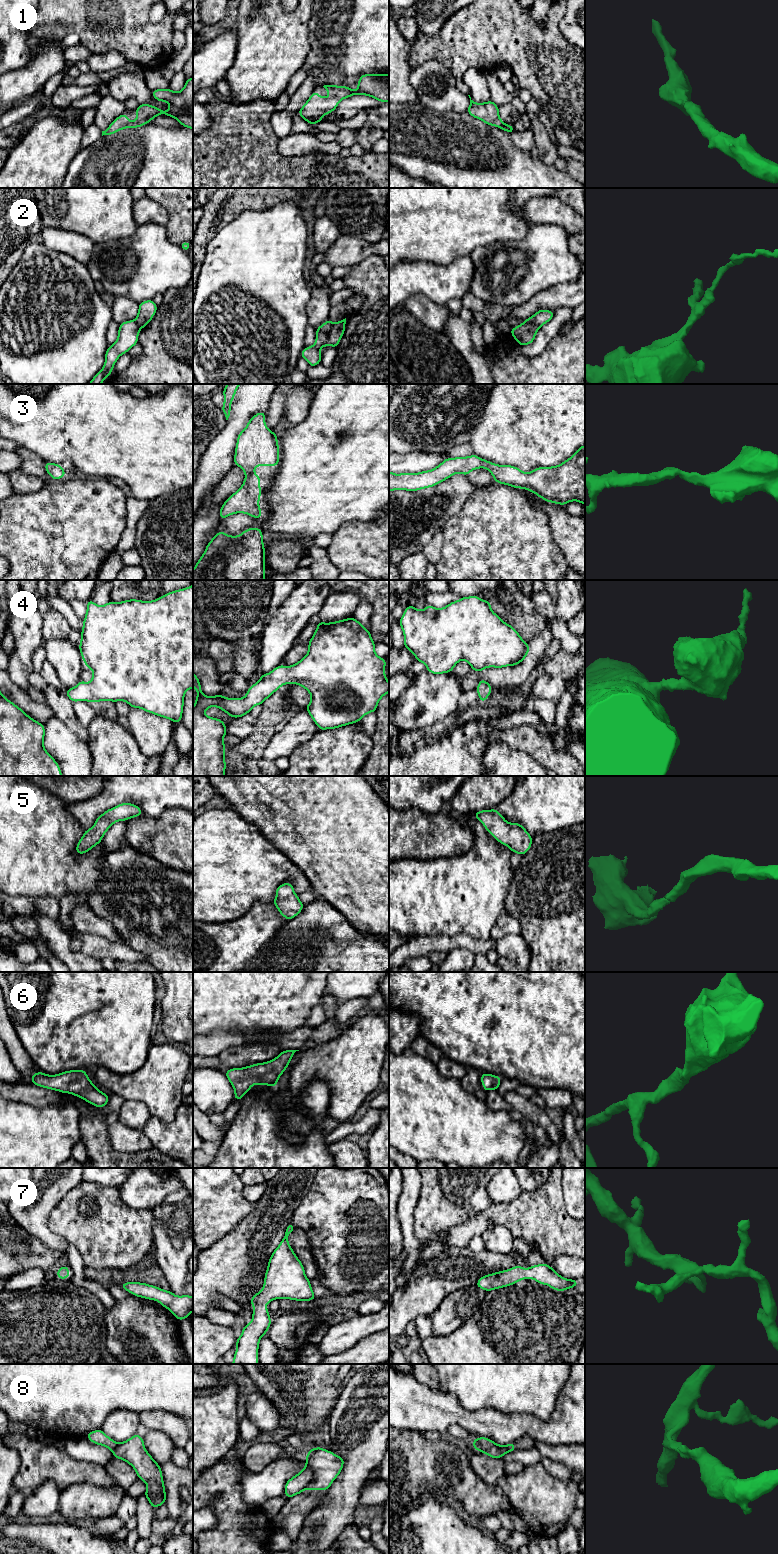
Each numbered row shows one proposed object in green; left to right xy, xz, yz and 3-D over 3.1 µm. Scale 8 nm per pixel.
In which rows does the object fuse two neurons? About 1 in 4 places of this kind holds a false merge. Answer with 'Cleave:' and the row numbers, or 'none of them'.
Cleave: 2, 8

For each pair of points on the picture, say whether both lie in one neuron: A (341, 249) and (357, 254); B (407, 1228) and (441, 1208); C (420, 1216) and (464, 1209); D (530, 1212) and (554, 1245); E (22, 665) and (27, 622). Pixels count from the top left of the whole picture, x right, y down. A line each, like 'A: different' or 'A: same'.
A: same
B: different
C: same
D: same
E: same

